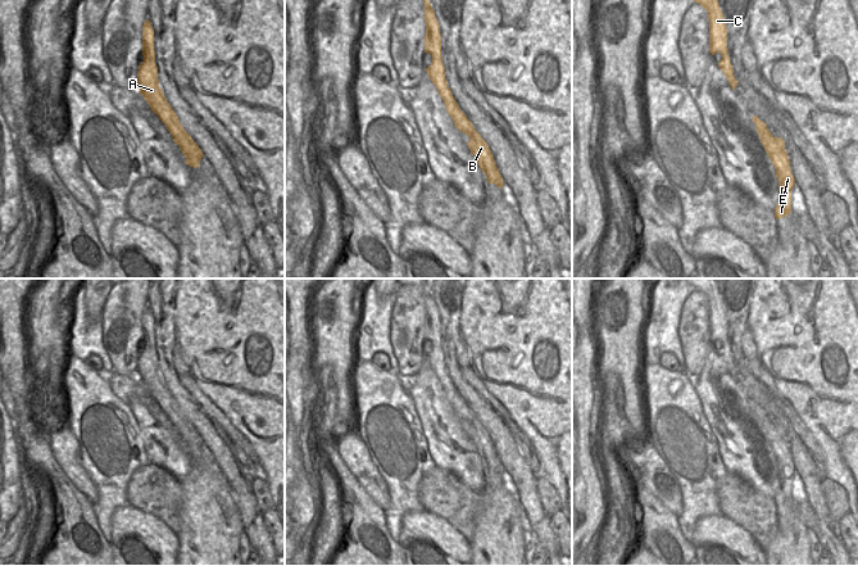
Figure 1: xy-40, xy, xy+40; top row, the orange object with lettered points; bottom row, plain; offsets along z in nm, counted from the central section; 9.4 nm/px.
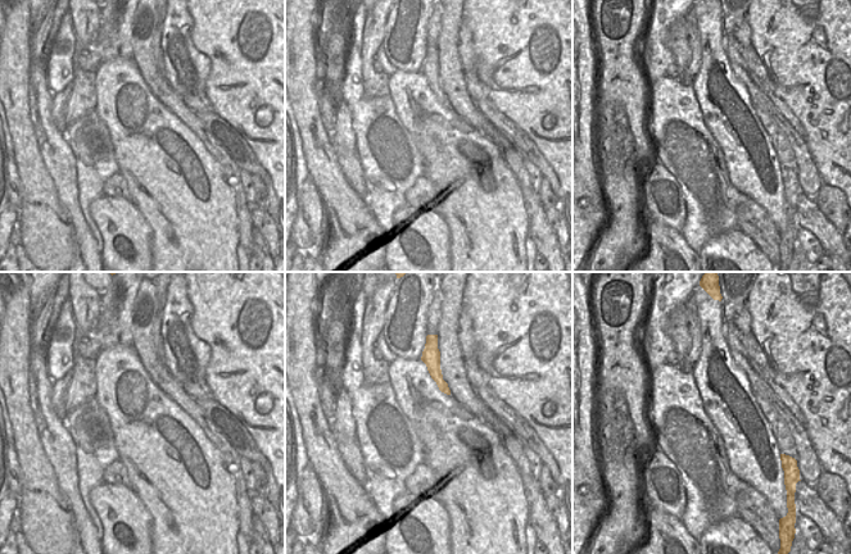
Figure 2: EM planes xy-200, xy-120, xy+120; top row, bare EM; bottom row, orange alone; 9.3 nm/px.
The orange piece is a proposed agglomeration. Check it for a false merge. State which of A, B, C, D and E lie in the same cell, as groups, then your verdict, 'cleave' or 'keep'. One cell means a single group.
A B C D E; keep

